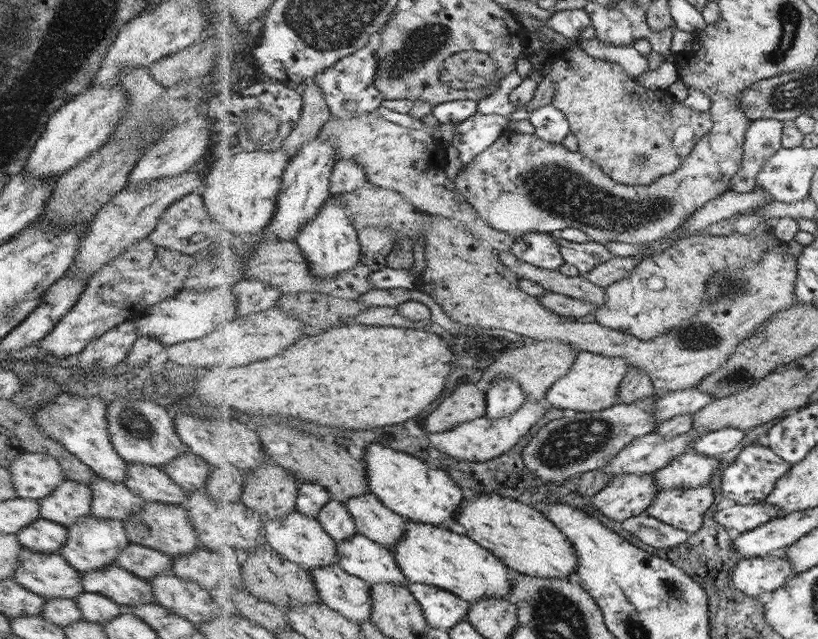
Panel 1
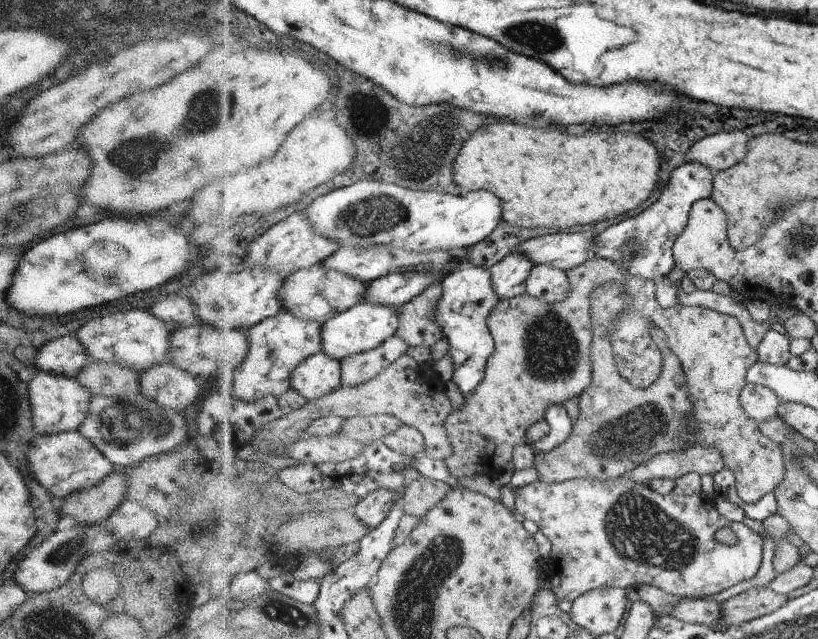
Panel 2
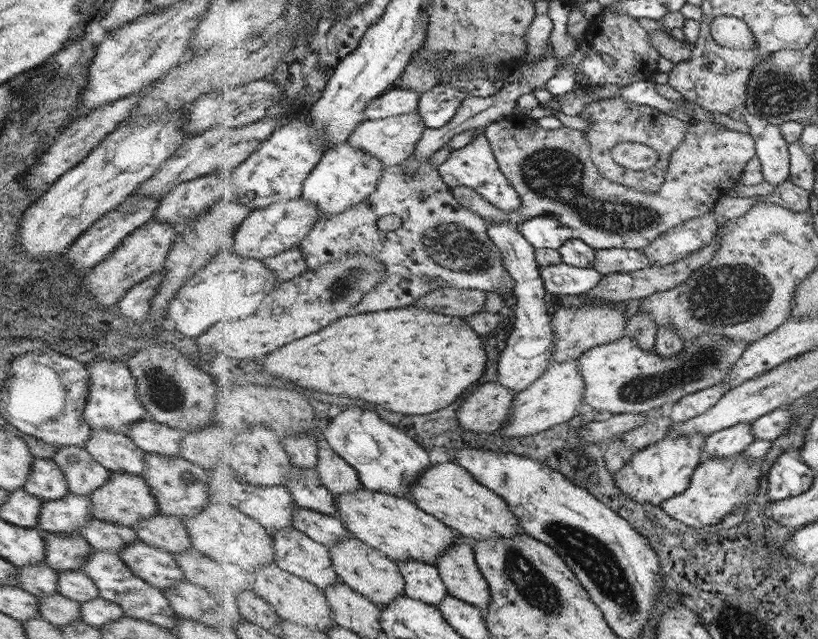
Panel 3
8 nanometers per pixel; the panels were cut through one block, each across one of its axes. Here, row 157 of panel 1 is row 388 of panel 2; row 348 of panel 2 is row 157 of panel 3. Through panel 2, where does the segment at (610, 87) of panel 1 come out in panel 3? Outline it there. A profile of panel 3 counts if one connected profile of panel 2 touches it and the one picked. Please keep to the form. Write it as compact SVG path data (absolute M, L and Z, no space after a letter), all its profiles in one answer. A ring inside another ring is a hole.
M617 98L592 101L578 116L592 123L590 128L583 132L588 140L591 140L592 159L599 167L600 175L603 178L610 179L613 184L632 187L637 191L648 194L655 193L664 184L671 154L683 145L684 138L687 137L687 131L691 127L691 122L682 122L682 120L656 110L654 107L638 105ZM628 142L650 146L652 150L658 153L656 165L646 171L632 171L616 164L611 158L612 147L619 143Z

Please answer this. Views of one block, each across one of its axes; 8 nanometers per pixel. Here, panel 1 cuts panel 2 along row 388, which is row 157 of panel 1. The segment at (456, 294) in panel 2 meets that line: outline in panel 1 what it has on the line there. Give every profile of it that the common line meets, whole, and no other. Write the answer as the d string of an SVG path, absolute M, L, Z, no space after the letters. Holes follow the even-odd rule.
M474 114L456 130L454 146L459 150L463 168L476 160L477 154L484 152L496 143L496 140L507 132L512 122L498 114Z

